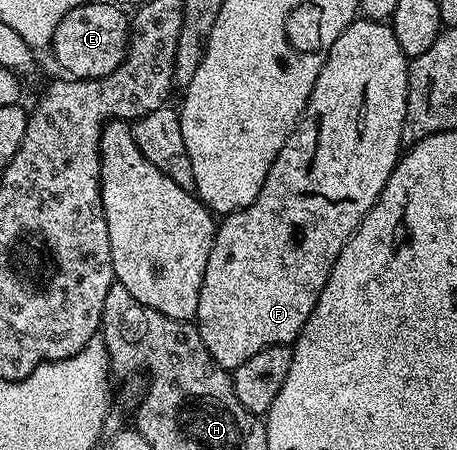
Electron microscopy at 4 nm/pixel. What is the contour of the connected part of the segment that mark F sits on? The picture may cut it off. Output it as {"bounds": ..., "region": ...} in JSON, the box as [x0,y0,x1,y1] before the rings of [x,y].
{"bounds":[195,17,410,369],"region":[[[358,17],[349,23],[347,29],[343,29],[343,33],[339,33],[335,45],[331,45],[323,69],[311,89],[311,97],[291,133],[291,137],[287,137],[283,149],[279,149],[279,157],[275,157],[275,161],[267,173],[267,181],[263,181],[263,189],[259,189],[259,197],[255,197],[255,201],[251,201],[251,205],[224,216],[216,224],[211,253],[207,257],[207,269],[203,273],[203,285],[199,289],[199,305],[195,322],[199,337],[203,337],[203,345],[207,345],[207,353],[211,353],[211,357],[220,367],[232,369],[243,365],[243,361],[247,361],[247,357],[255,357],[255,353],[259,353],[259,349],[292,344],[301,334],[307,317],[313,315],[315,301],[319,297],[323,285],[327,285],[327,277],[331,277],[331,269],[335,265],[343,245],[347,245],[347,241],[353,236],[355,229],[371,209],[371,205],[377,203],[379,193],[383,193],[383,185],[387,185],[397,160],[402,154],[401,134],[407,109],[409,65],[410,60],[403,53],[403,49],[399,49],[399,41],[395,41],[395,33],[388,22]]]}

